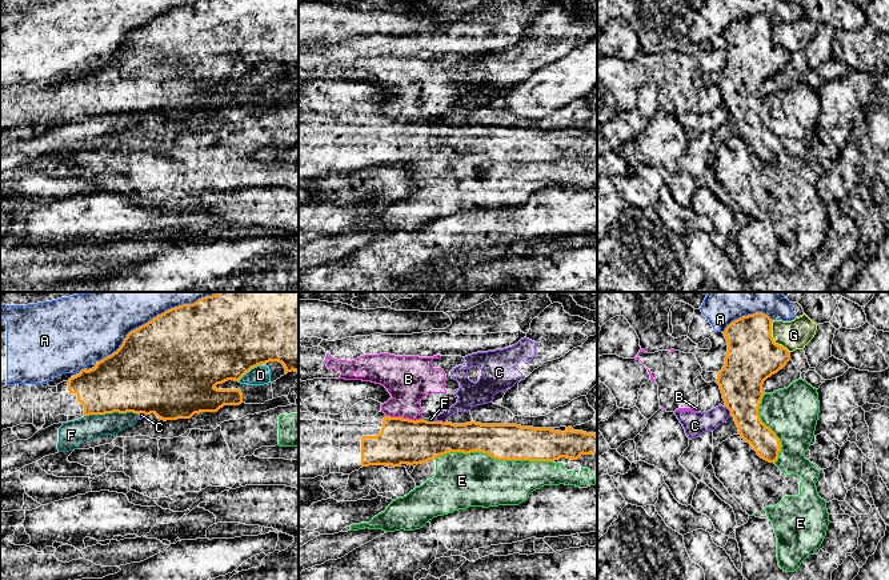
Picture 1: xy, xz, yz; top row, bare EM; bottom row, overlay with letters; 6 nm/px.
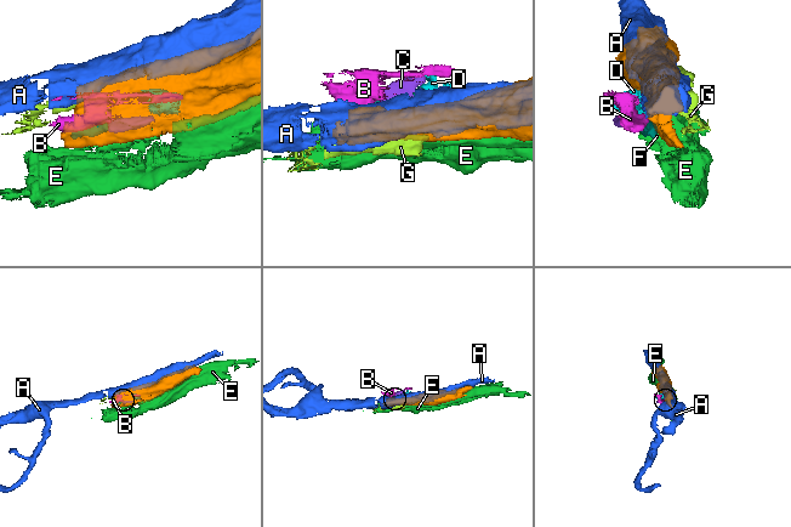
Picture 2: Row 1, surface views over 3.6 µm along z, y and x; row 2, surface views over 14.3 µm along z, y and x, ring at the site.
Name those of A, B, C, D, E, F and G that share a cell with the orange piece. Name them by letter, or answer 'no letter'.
no letter

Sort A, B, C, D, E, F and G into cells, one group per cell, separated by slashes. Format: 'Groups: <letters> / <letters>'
Groups: A / B D / C F / E / G

